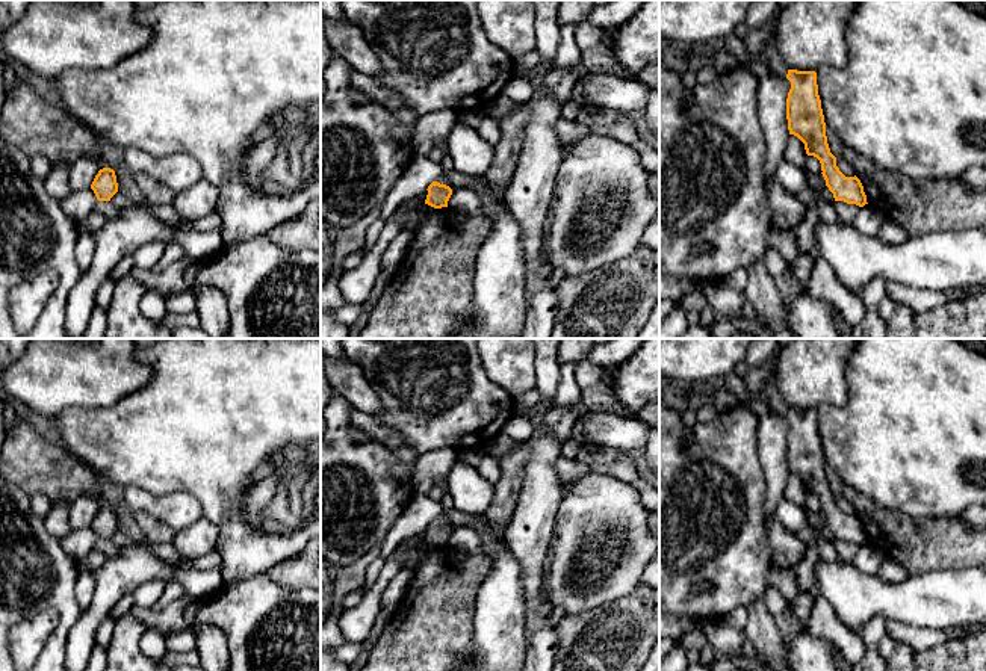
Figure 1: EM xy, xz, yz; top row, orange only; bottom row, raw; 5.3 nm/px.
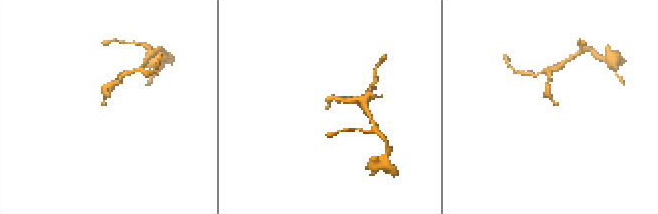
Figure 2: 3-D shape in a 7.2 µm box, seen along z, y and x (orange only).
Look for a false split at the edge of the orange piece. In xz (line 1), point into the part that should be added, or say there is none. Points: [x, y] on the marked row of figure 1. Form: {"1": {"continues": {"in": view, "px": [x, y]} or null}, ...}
{"1": {"continues": null}}

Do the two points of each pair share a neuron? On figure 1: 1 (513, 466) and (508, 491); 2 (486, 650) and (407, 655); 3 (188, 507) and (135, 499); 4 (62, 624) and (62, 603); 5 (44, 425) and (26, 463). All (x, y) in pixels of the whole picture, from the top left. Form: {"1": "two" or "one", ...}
{"1": "one", "2": "two", "3": "one", "4": "one", "5": "two"}

